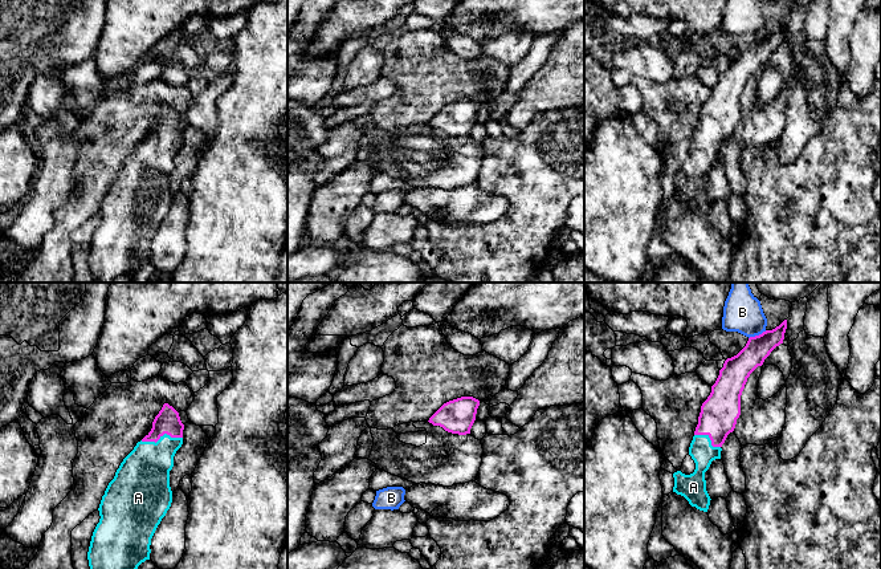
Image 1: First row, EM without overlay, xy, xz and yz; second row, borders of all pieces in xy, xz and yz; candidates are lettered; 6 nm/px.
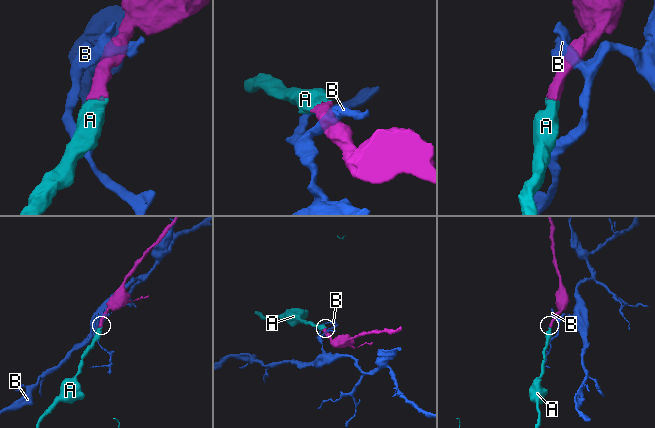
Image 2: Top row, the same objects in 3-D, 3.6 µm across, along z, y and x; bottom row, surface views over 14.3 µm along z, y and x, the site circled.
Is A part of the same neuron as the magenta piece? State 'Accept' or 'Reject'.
Accept

